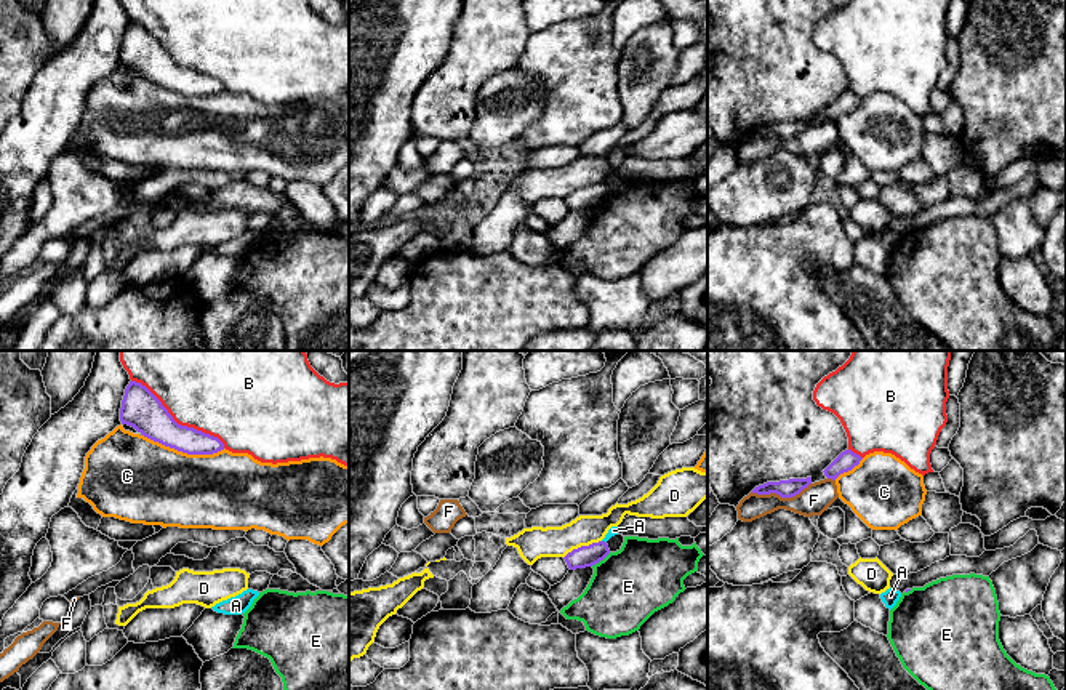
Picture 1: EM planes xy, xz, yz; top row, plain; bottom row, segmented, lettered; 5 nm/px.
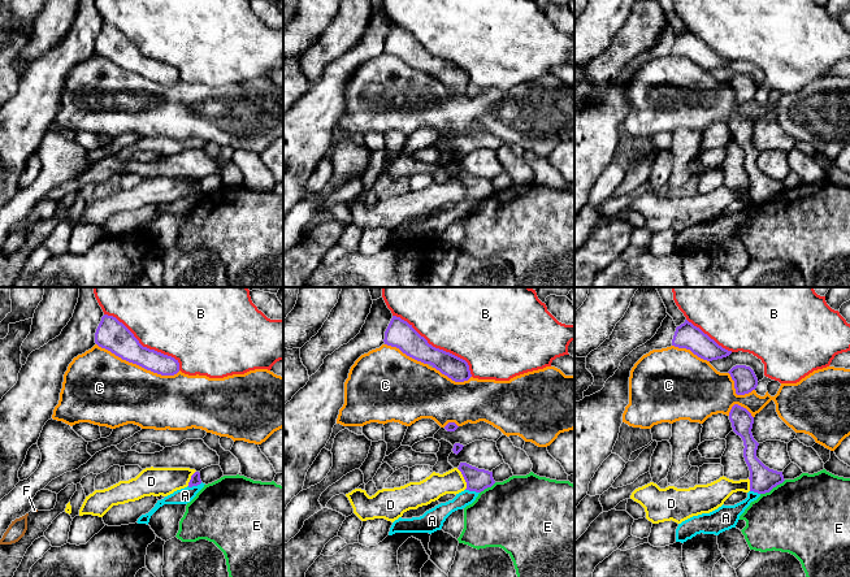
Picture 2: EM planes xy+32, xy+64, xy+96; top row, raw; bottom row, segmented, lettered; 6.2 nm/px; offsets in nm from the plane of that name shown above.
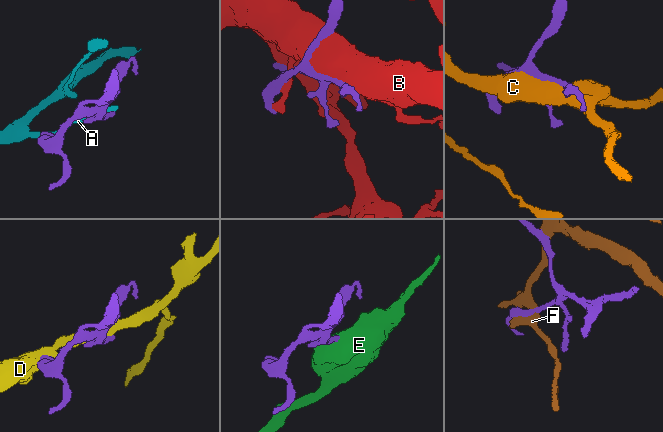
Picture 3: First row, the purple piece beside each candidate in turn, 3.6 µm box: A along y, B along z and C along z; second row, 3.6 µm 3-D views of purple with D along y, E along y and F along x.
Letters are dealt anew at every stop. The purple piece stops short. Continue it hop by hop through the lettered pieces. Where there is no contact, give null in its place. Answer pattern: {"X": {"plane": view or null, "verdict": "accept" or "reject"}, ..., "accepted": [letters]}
{"A": {"plane": "xz", "verdict": "reject"}, "B": {"plane": "xy", "verdict": "reject"}, "C": {"plane": "xy", "verdict": "reject"}, "D": {"plane": "xz", "verdict": "reject"}, "E": {"plane": "xz", "verdict": "reject"}, "F": {"plane": "yz", "verdict": "reject"}, "accepted": []}

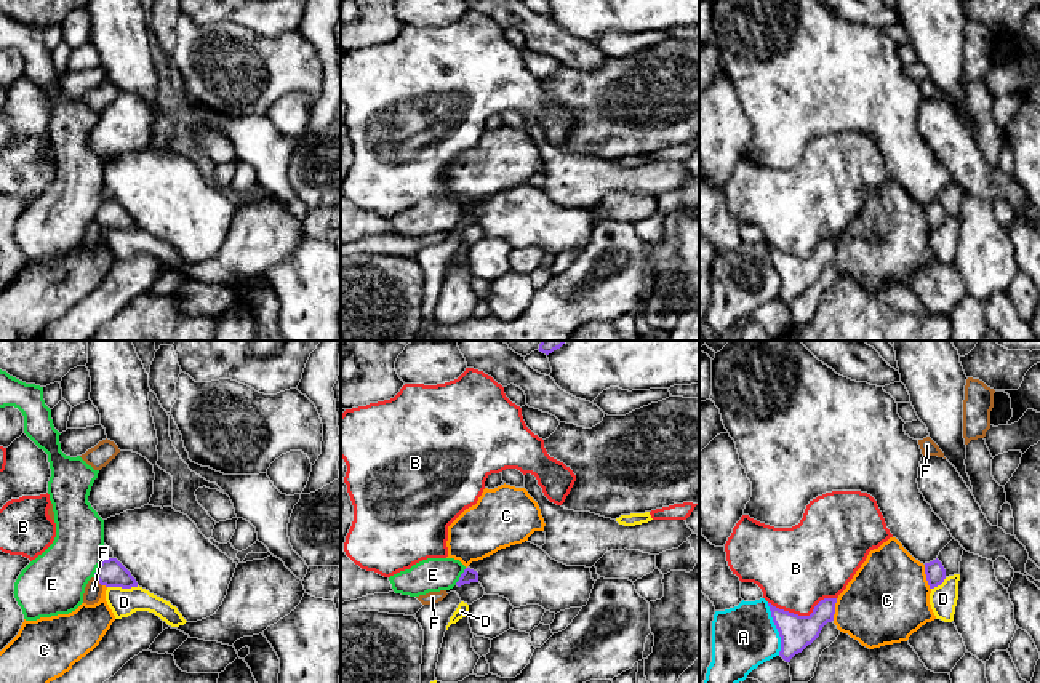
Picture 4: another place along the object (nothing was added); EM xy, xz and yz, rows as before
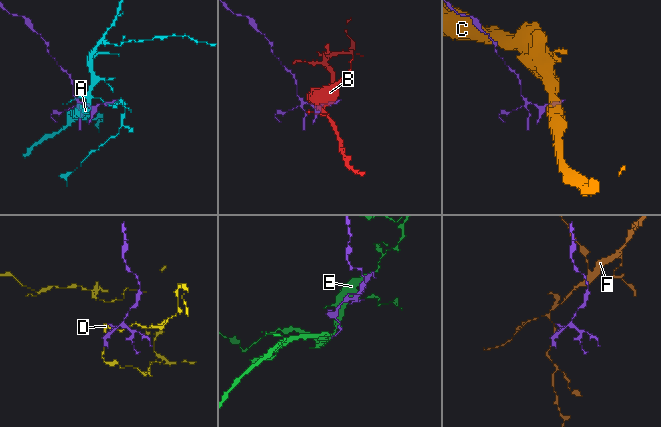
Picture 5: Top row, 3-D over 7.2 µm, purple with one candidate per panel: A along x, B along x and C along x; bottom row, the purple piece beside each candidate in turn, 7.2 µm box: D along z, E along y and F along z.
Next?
{"A": {"plane": "yz", "verdict": "reject"}, "B": {"plane": "yz", "verdict": "reject"}, "C": {"plane": "yz", "verdict": "reject"}, "D": {"plane": "xy", "verdict": "reject"}, "E": {"plane": "xy", "verdict": "reject"}, "F": {"plane": "xy", "verdict": "reject"}, "accepted": []}

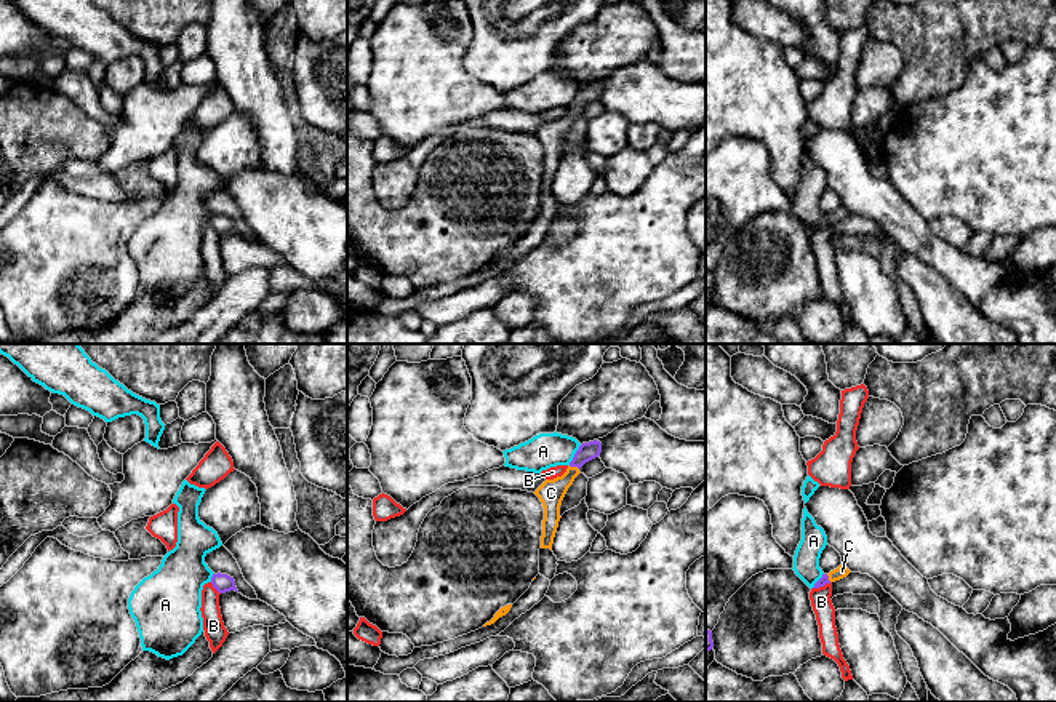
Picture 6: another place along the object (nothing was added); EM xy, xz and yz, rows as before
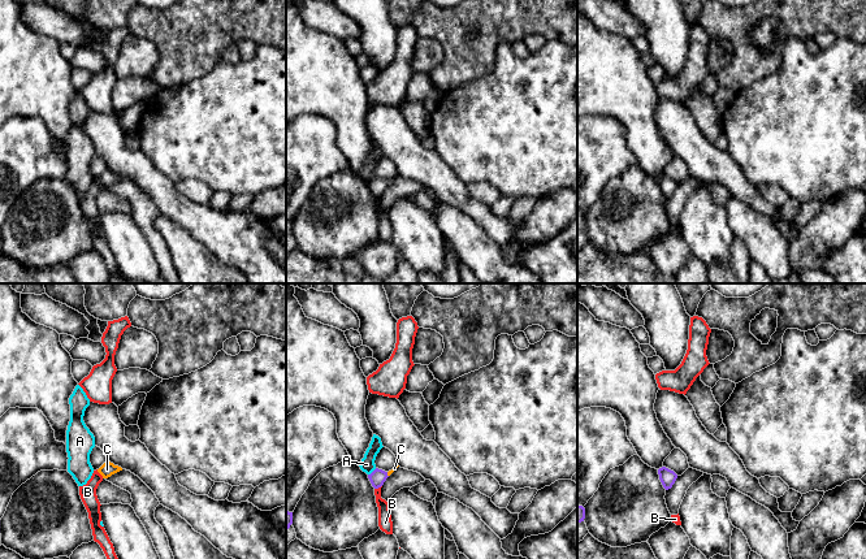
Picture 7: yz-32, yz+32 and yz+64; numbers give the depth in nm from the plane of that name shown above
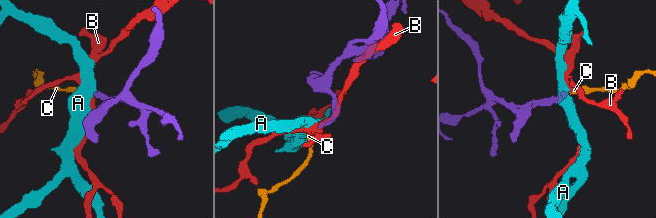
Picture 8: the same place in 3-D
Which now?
{"A": {"plane": "xz", "verdict": "reject"}, "B": {"plane": "xy", "verdict": "reject"}, "C": {"plane": "xz", "verdict": "accept"}, "accepted": ["C"]}

